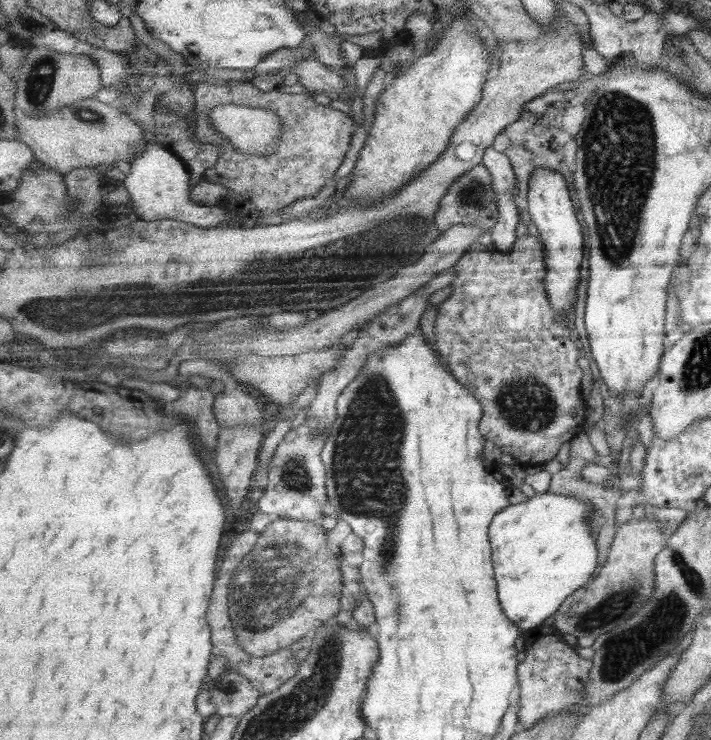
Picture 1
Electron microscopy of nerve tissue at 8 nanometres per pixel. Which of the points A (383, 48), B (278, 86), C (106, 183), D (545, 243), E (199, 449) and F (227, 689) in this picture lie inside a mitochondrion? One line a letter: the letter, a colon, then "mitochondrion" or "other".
A: other
B: other
C: other
D: other
E: other
F: mitochondrion

